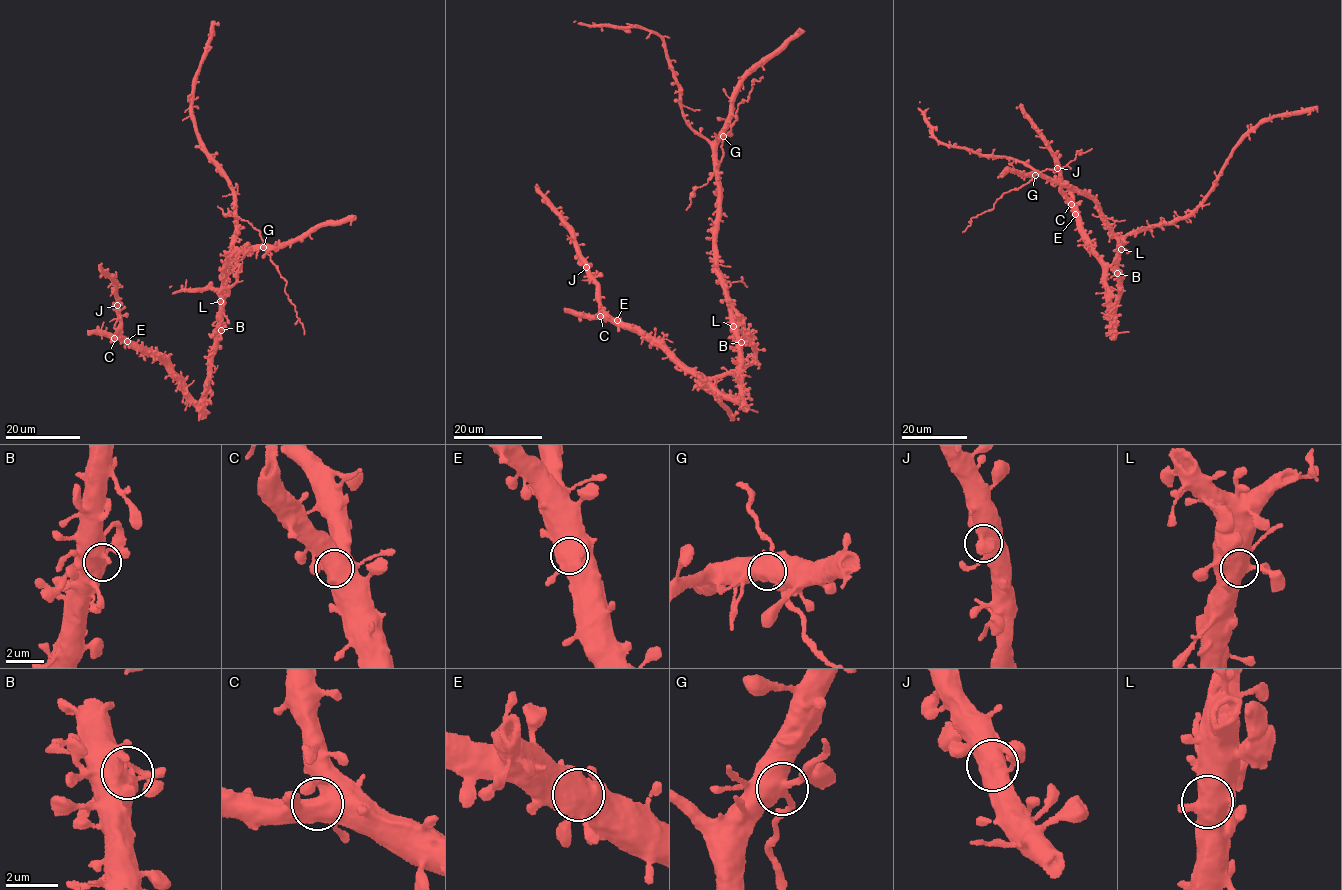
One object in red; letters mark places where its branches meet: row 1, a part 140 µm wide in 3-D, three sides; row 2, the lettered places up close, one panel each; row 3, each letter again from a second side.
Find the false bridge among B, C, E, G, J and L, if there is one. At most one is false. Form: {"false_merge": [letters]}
{"false_merge": ["G"]}

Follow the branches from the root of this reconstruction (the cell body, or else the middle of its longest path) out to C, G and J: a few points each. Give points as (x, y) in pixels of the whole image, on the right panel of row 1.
C: (1117, 265), (1118, 300), (1114, 322), (1103, 262), (1081, 231), (1071, 204)
G: (1117, 265), (1117, 235), (1095, 201), (1035, 175)
J: (1117, 265), (1118, 300), (1114, 322), (1103, 261), (1092, 248), (1078, 212), (1062, 190), (1061, 176), (1057, 168)

